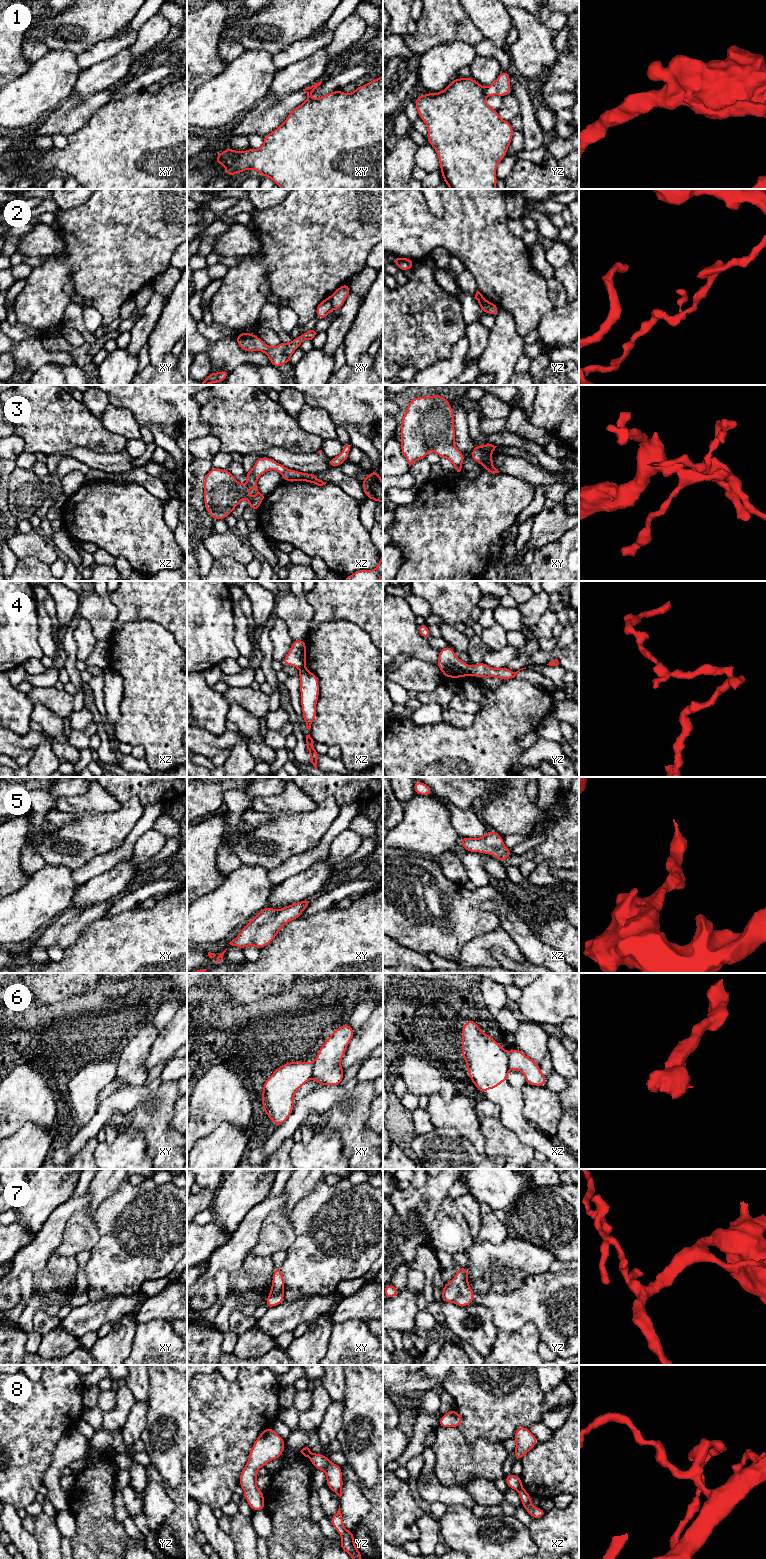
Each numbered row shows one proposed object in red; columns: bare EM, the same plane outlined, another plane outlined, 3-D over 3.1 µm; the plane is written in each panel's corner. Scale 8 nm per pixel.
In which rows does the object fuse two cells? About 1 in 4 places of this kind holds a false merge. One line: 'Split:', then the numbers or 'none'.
Split: 1, 2, 3, 4, 6, 8

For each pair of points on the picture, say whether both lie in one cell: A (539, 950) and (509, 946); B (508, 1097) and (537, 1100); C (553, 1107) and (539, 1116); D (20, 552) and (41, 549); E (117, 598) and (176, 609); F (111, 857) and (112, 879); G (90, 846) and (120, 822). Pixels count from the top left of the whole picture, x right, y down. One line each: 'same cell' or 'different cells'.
A: different cells
B: different cells
C: same cell
D: same cell
E: same cell
F: different cells
G: same cell

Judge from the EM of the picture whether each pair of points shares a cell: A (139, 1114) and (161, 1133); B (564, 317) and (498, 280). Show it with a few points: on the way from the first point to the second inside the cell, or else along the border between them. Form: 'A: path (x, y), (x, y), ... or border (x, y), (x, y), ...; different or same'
A: path (144, 1116), (156, 1128); same
B: border (553, 306), (541, 318), (537, 328); different

